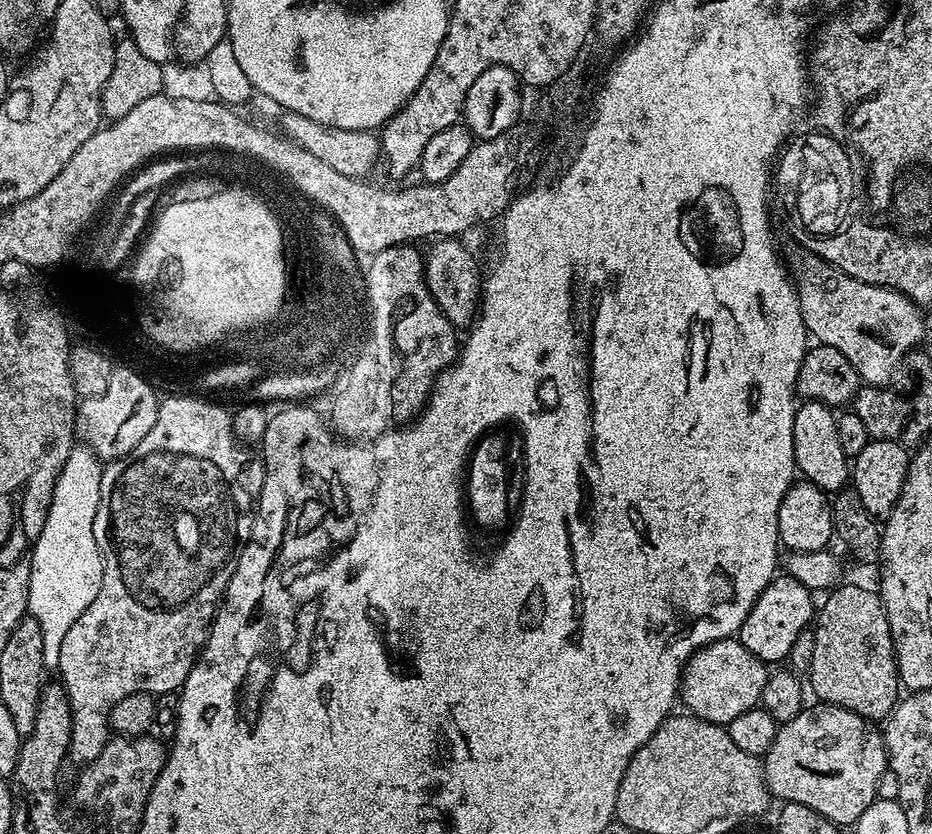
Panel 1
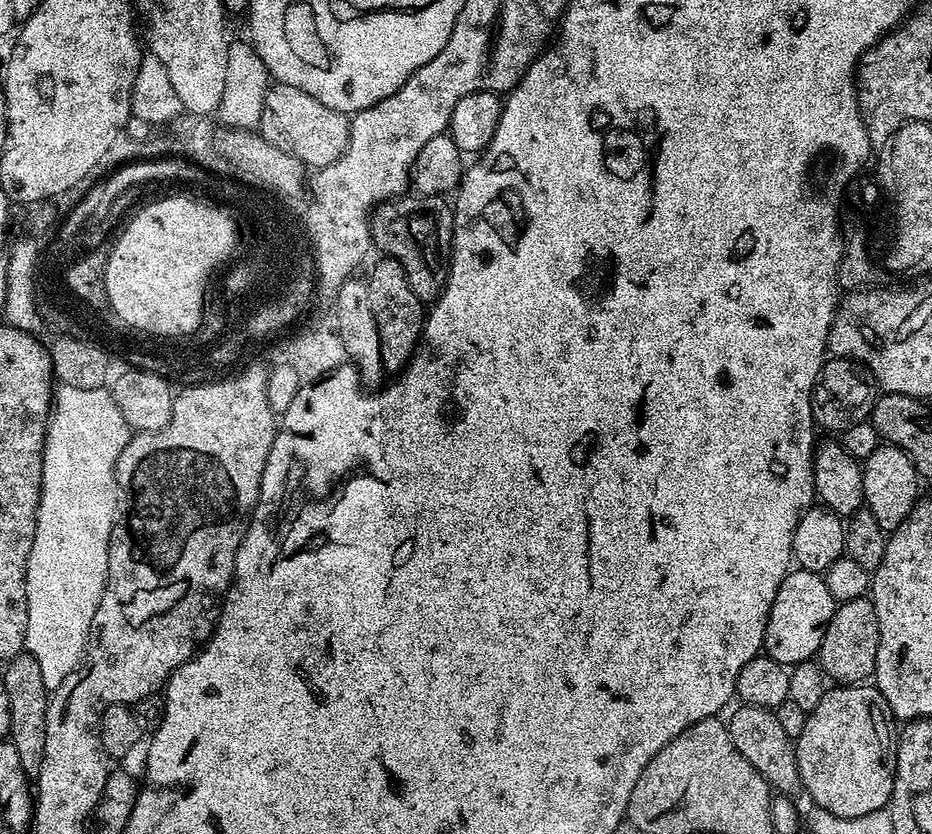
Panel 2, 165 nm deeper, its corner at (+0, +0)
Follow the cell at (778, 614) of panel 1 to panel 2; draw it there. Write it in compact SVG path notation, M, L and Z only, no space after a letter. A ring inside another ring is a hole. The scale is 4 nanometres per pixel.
M789 571L782 586L778 586L778 594L774 594L774 606L770 606L763 651L771 660L777 660L785 666L813 659L820 651L826 626L836 613L837 607L838 603L827 589L827 582L821 573Z

